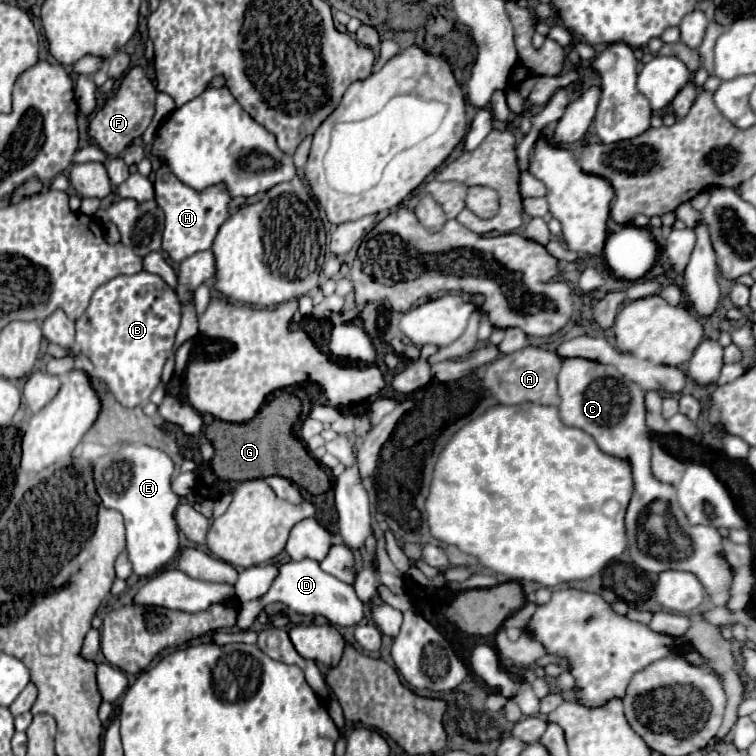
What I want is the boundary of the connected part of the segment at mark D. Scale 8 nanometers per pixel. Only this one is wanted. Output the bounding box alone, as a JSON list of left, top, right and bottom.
[236,560,364,630]

